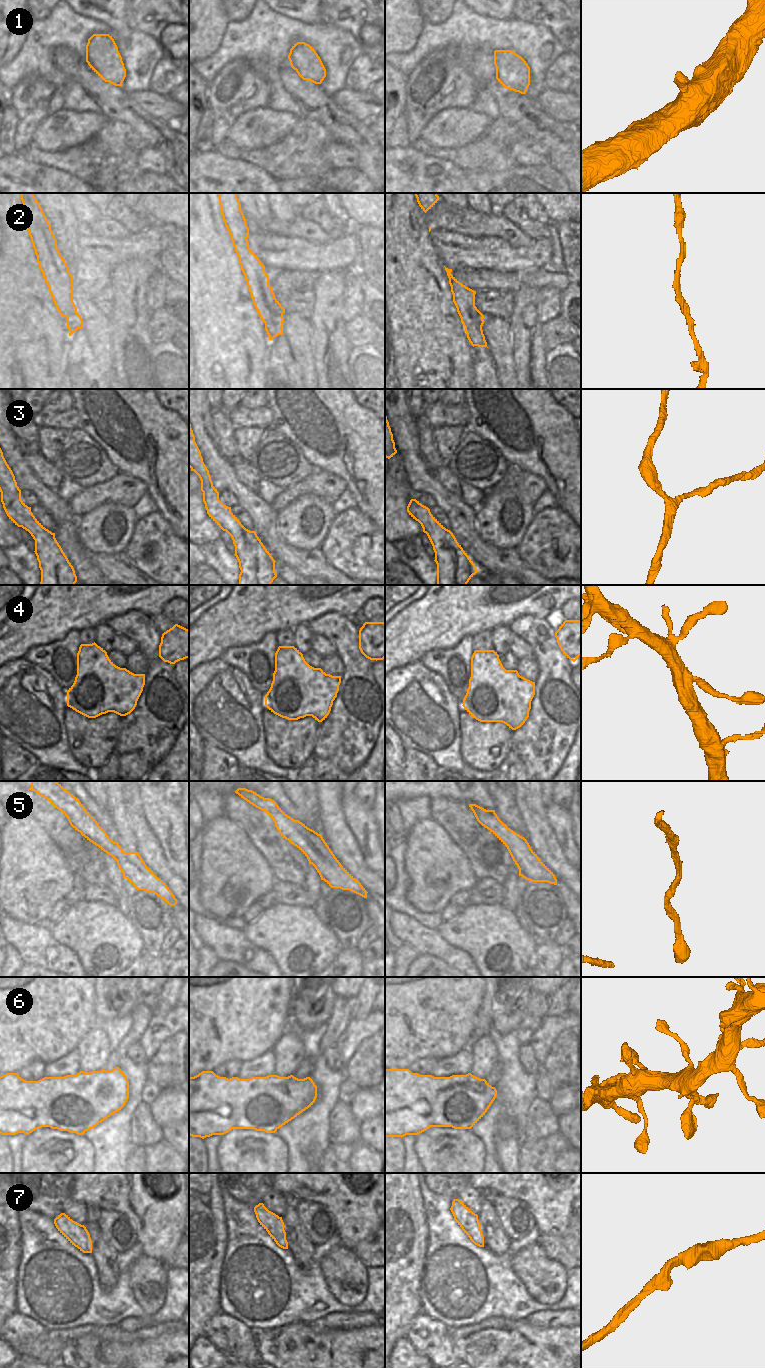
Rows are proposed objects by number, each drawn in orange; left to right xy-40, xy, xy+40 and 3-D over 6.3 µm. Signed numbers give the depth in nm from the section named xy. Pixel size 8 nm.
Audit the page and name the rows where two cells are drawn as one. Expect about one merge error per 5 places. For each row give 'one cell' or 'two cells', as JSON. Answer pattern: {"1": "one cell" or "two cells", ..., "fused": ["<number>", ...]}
{"1": "one cell", "2": "one cell", "3": "one cell", "4": "one cell", "5": "one cell", "6": "one cell", "7": "one cell", "fused": []}

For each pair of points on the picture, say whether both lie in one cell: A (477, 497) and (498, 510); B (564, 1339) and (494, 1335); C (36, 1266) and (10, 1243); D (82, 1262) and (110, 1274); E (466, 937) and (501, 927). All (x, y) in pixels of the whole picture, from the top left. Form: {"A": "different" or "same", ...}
{"A": "different", "B": "same", "C": "different", "D": "different", "E": "same"}

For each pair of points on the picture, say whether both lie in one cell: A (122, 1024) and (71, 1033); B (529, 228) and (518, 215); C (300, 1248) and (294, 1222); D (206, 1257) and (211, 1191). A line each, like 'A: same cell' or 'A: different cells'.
A: different cells
B: same cell
C: same cell
D: same cell

